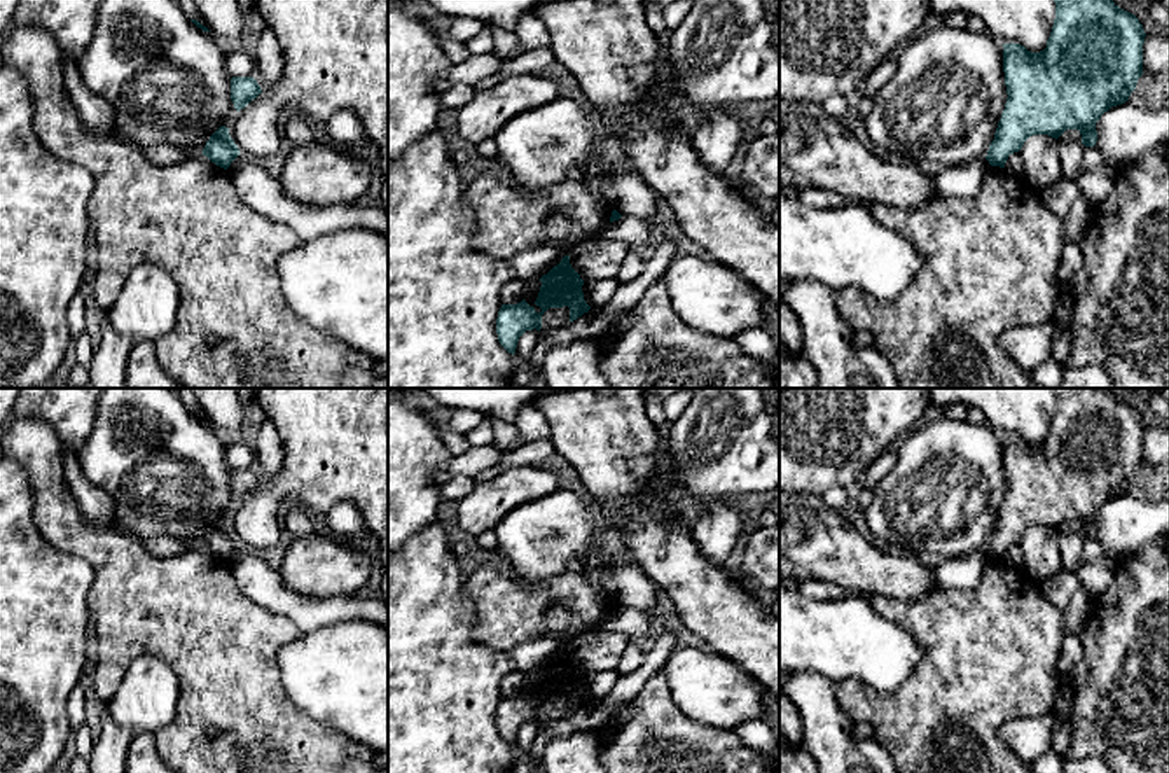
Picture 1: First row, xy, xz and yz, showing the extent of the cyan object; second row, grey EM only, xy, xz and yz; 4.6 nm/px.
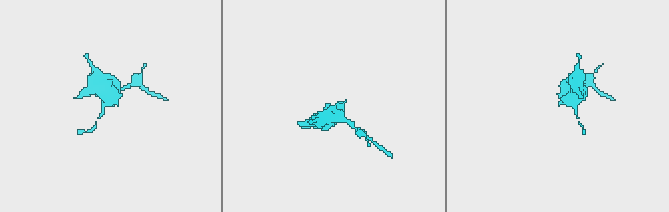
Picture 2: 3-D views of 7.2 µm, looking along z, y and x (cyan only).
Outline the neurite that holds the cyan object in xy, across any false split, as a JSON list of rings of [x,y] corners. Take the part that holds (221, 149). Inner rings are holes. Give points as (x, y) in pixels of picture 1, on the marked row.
[[[220,126],[206,142],[203,149],[206,156],[217,166],[227,170],[231,163],[239,156],[239,149],[229,135],[229,128]]]

